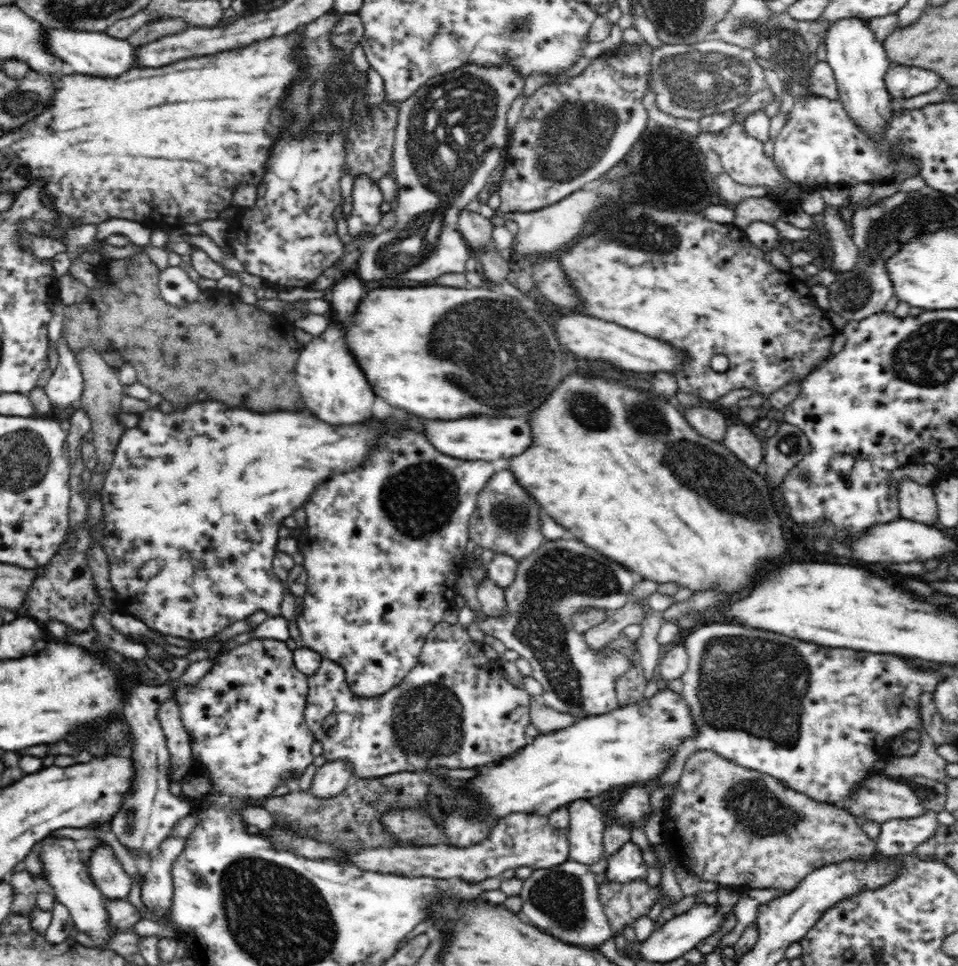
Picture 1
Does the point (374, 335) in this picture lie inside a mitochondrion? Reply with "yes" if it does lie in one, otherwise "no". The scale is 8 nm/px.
no

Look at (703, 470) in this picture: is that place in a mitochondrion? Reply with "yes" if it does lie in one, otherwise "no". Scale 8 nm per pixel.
yes

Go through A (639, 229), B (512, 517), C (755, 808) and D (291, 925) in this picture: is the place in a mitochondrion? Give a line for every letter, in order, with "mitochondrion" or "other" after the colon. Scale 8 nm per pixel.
A: mitochondrion
B: mitochondrion
C: mitochondrion
D: mitochondrion

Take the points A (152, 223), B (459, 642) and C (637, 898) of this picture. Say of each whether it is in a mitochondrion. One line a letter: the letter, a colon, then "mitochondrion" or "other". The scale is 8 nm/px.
A: other
B: other
C: other

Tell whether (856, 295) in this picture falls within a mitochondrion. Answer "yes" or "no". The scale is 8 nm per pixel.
yes

